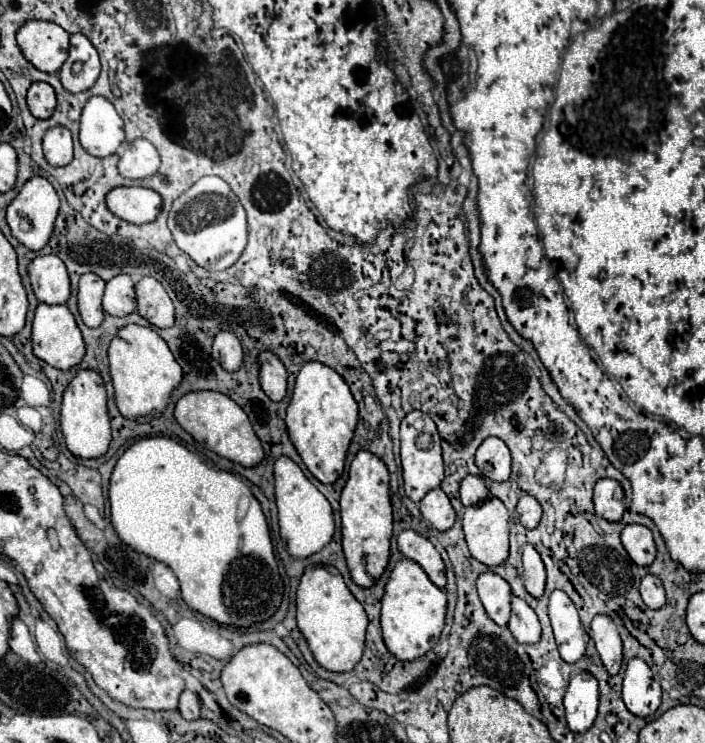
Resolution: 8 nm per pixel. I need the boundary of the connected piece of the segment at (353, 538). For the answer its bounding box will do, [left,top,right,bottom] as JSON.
[340,451,392,587]

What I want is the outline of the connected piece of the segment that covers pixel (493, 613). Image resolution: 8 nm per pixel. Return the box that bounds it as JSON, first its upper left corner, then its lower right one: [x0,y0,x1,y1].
[478,571,510,627]

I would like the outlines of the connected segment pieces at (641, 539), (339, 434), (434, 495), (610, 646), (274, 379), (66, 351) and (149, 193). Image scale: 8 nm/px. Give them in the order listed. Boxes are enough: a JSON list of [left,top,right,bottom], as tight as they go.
[[622,525,656,567],[286,363,358,483],[420,487,456,531],[590,615,622,675],[258,351,286,401],[32,303,84,371],[106,187,162,225]]

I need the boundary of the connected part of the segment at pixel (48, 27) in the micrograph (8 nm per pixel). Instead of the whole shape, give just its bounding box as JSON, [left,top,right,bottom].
[16,21,70,73]

